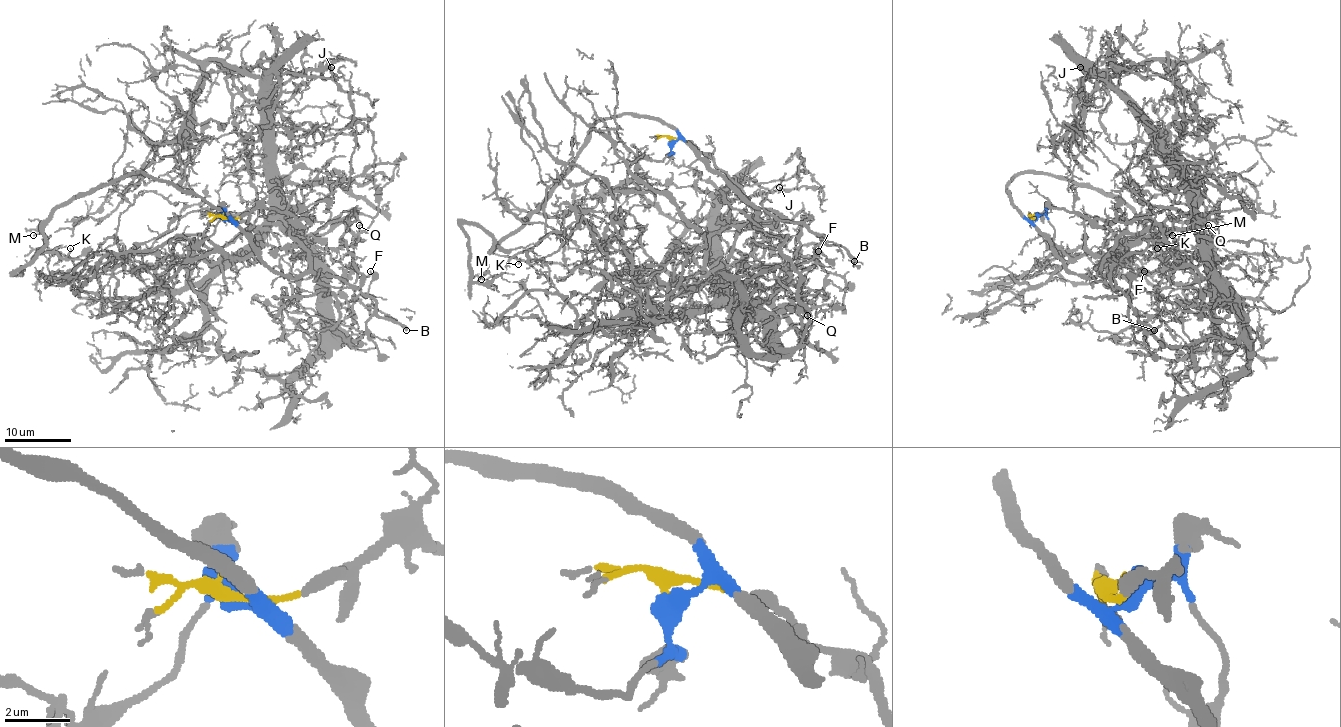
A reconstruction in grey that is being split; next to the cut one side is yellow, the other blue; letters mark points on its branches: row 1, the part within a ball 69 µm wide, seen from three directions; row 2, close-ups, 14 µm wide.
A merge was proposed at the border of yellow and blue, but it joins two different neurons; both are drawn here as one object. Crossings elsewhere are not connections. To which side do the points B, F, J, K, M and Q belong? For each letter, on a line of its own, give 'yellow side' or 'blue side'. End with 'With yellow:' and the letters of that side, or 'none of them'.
B: blue side
F: blue side
J: yellow side
K: blue side
M: blue side
Q: yellow side
With yellow: J, Q

